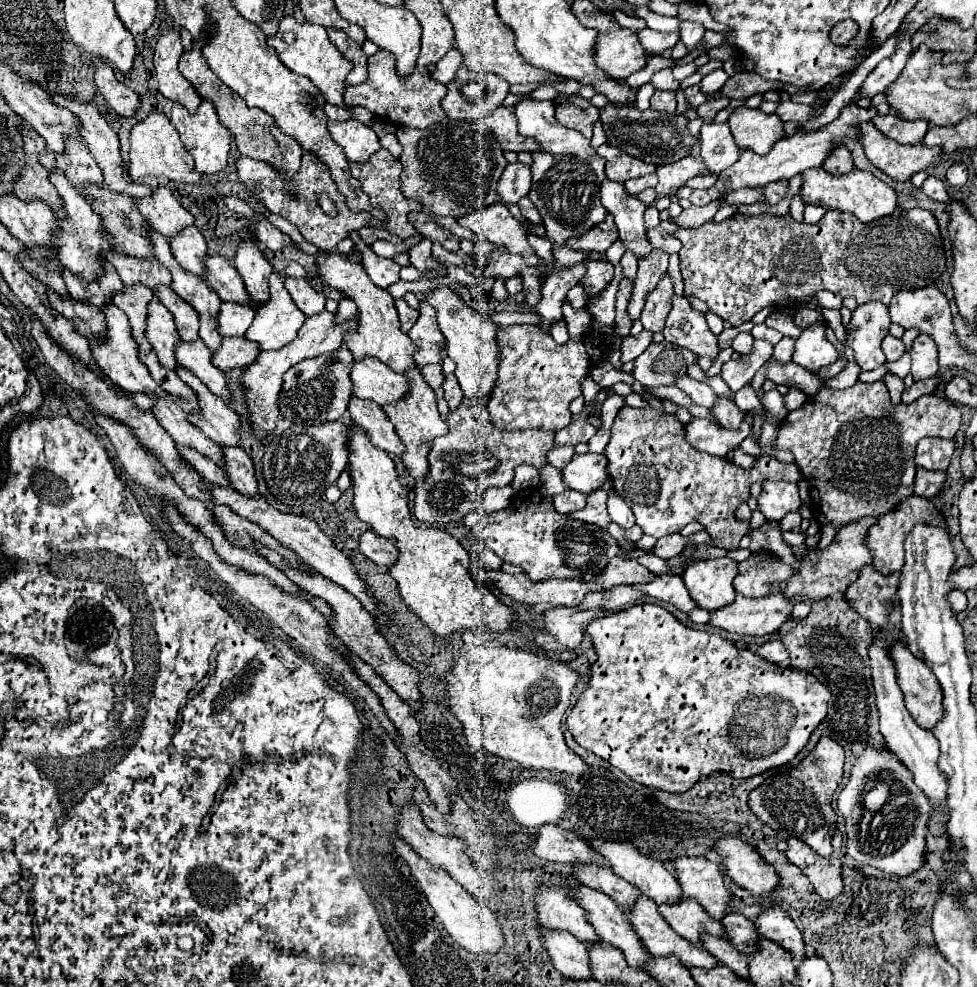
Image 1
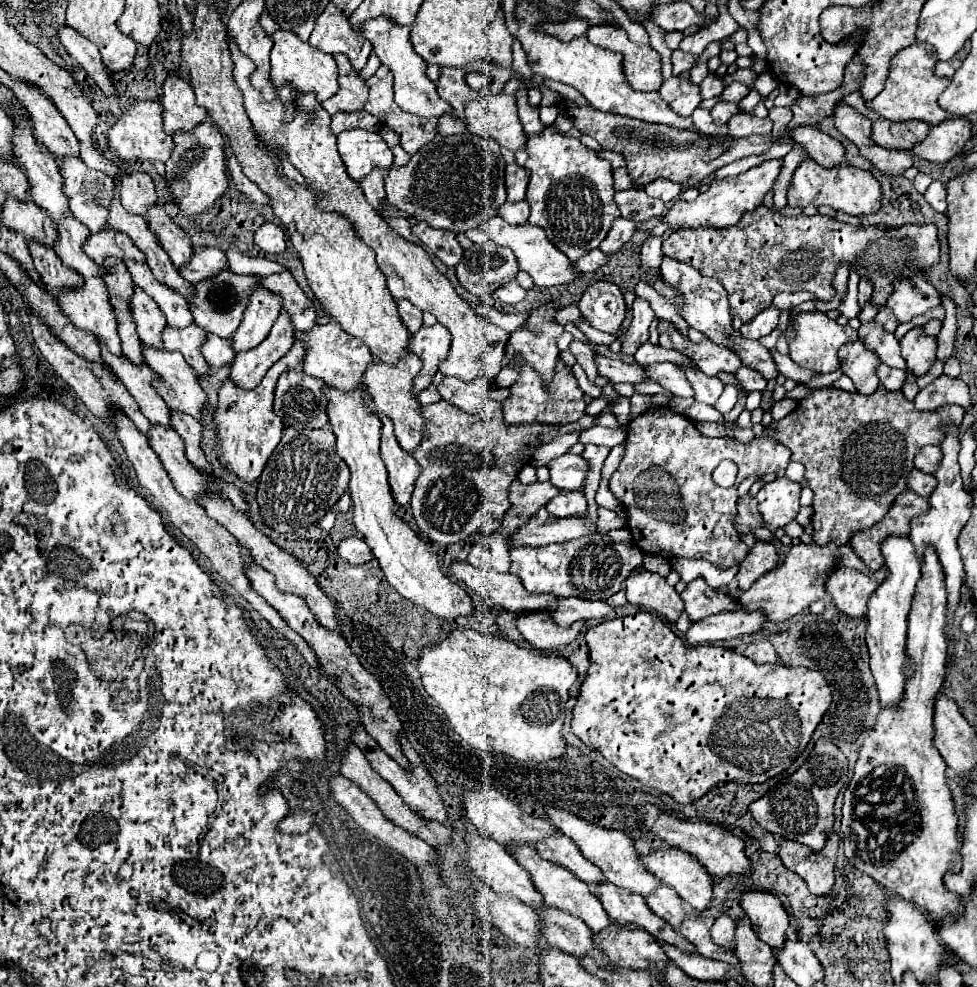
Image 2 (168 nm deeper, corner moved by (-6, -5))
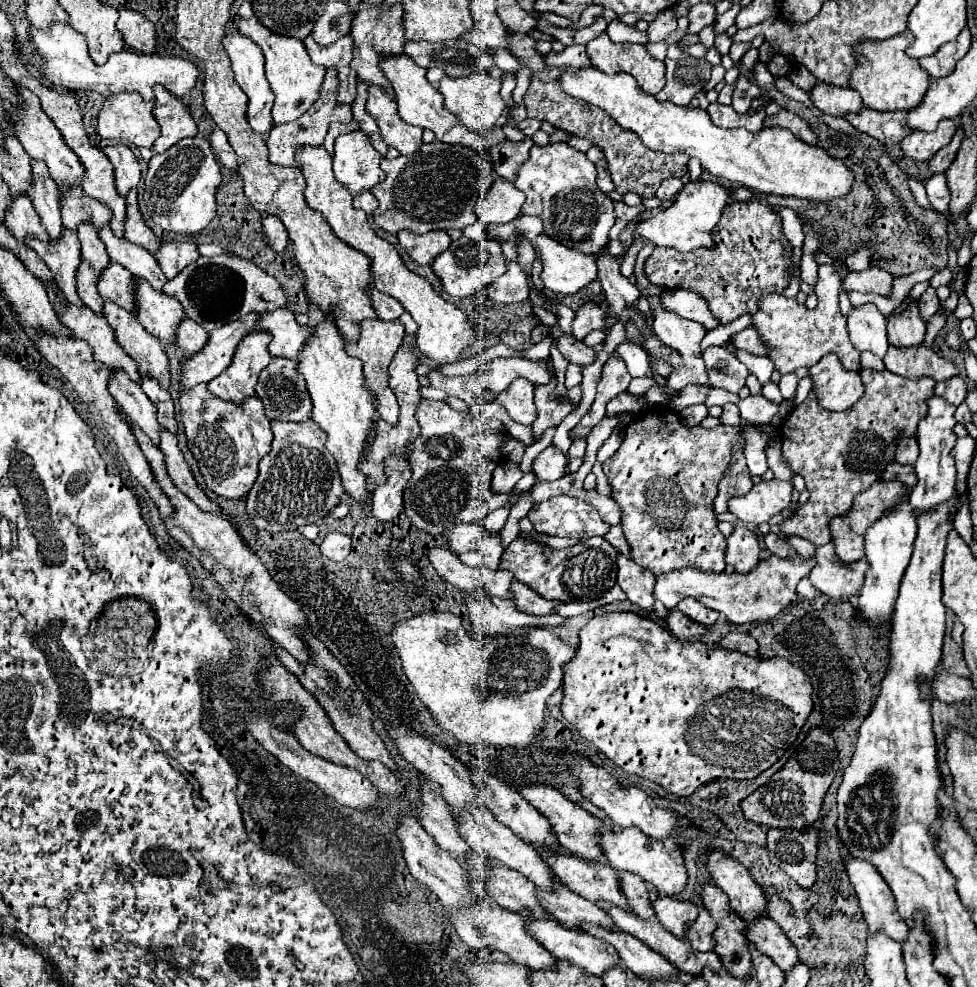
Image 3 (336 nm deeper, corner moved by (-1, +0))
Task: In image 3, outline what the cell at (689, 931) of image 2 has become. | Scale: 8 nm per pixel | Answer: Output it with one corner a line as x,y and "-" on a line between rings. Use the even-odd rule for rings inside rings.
659,897
653,901
655,913
661,921
661,925
673,933
675,937
683,939
687,935
687,927
695,923
699,909
693,903
671,899
671,897

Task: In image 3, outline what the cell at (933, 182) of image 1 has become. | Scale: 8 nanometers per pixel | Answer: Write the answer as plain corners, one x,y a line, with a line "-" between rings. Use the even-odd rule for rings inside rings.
935,173
927,185
927,199
931,203
931,209
939,211
939,213
947,213
949,209
949,189
947,189
947,183
945,183
945,175
943,173

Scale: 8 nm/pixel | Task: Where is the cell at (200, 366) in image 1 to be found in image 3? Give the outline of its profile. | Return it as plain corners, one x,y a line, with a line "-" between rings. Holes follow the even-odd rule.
145,279
137,281
139,323
143,323
145,331
155,335
163,345
175,343
175,331
179,329
179,323
185,319
183,307
173,297
155,291

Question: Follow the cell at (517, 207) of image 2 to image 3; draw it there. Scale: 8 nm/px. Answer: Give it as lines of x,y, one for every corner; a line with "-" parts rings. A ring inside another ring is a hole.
497,177
491,191
479,199
477,215
483,223
509,223
519,215
523,201
523,191
519,191
513,183

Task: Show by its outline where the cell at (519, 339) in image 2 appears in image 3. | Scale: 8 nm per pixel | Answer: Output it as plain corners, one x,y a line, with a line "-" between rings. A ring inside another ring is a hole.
551,375
551,383
545,383
543,387
535,387
535,405
537,405
537,411
539,411
539,417
533,423
533,437
535,439
545,429
559,425
573,411
573,405
567,397
555,397
553,399
555,387
557,387
555,375

